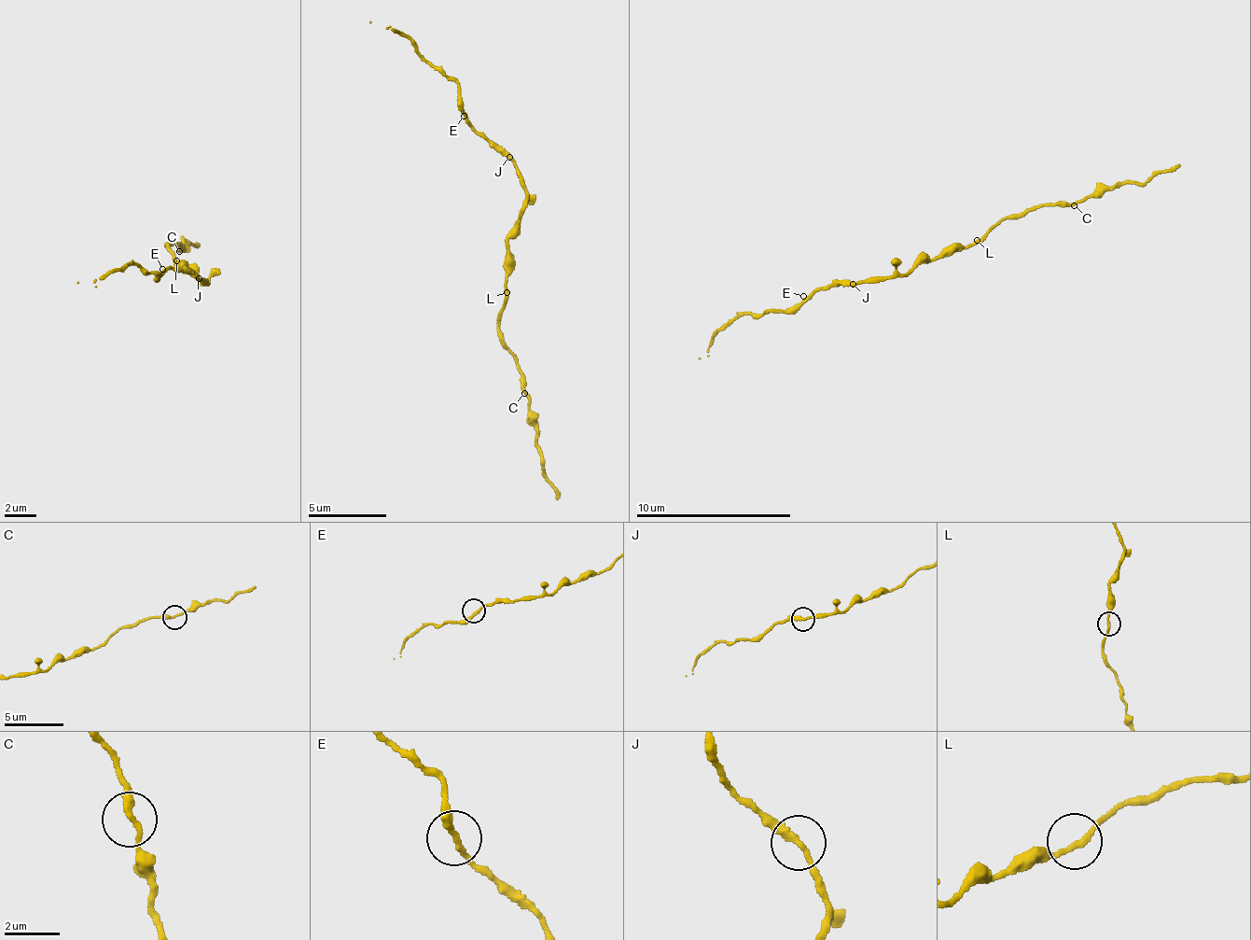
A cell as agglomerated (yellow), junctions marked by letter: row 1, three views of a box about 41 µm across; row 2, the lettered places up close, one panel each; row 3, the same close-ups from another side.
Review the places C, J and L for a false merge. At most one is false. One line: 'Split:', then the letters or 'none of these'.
Split: none of these

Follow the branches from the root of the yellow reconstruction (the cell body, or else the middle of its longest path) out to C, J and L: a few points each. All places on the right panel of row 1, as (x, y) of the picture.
C: (919, 259), (938, 260), (965, 247), (972, 247), (1003, 218), (1018, 219), (1042, 204), (1074, 205)
J: (919, 259), (903, 273), (868, 277), (853, 283)
L: (919, 259), (938, 260), (968, 247), (977, 240)

